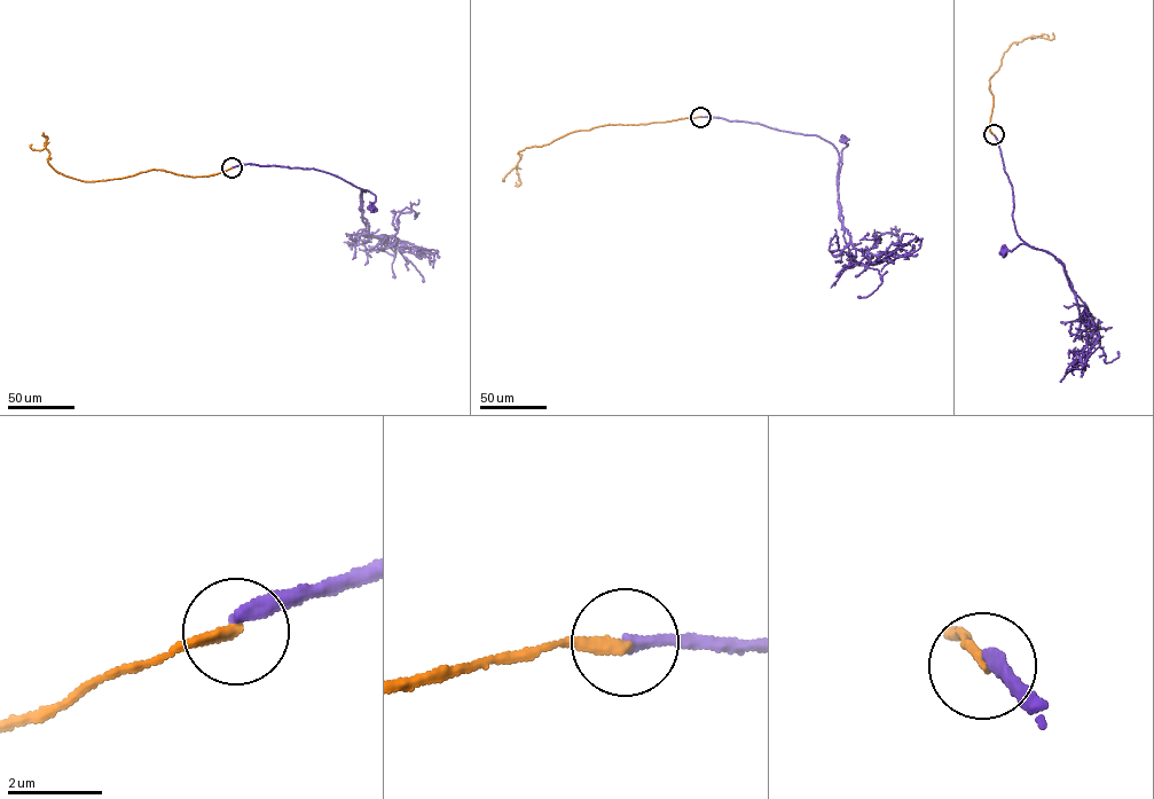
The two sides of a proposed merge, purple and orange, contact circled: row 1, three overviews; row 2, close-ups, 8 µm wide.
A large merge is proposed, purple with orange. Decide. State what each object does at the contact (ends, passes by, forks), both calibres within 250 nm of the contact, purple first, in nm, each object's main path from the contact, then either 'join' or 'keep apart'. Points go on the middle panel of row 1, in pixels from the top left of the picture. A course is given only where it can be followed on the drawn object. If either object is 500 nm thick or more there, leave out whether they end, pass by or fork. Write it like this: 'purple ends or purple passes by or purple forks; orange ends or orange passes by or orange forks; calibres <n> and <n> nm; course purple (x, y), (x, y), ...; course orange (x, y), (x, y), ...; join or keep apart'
purple ends; orange ends; calibres 280 and 240 nm; course purple (700, 117), (758, 123), (819, 136), (838, 153), (838, 188), (842, 149), (848, 143), (844, 140); course orange (700, 116), (597, 126), (526, 148), (518, 154), (520, 183), (516, 186), (516, 182); keep apart

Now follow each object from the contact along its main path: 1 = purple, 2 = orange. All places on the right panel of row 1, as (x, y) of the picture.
1: (994, 134), (1012, 188), (1017, 233), (1030, 247), (1053, 256), (1023, 243), (1004, 252)
2: (994, 134), (989, 79), (1004, 53), (1028, 37), (1052, 39), (1052, 32)

